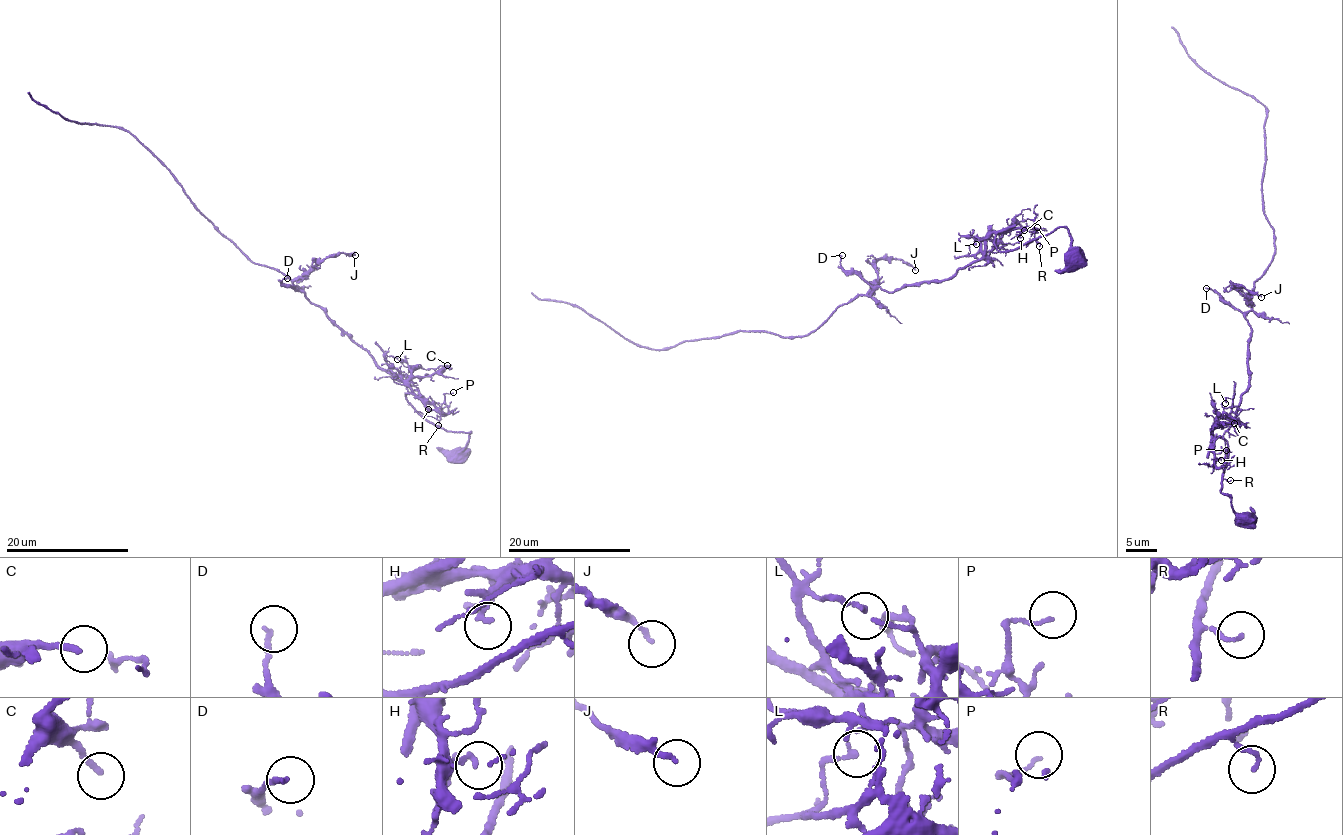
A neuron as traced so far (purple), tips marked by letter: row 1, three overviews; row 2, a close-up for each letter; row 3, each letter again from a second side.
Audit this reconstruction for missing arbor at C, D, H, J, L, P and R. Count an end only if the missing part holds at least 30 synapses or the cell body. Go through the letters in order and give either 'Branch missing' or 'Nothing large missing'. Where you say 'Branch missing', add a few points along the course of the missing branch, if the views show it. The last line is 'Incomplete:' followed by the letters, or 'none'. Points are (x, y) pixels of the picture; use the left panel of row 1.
C: Nothing large missing
D: Nothing large missing
H: Nothing large missing
J: Nothing large missing
L: Nothing large missing
P: Nothing large missing
R: Nothing large missing
Incomplete: none

